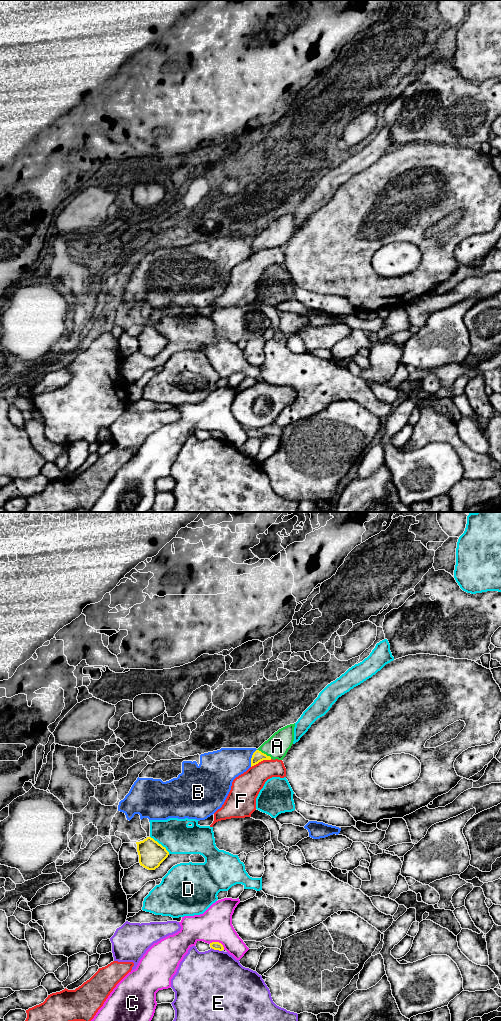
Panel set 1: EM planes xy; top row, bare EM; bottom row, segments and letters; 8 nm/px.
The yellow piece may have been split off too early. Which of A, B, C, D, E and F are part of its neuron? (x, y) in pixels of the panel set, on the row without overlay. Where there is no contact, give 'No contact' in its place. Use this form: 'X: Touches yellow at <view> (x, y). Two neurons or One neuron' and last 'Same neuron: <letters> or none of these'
A: Touches yellow at xy (263, 241). One neuron
B: Touches yellow at xy (251, 246). Two neurons
C: Touches yellow at xy (218, 430). Two neurons
D: Touches yellow at xy (160, 332). Two neurons
E: Touches yellow at xy (216, 437). Two neurons
F: Touches yellow at xy (261, 248). Two neurons
Same neuron: A

